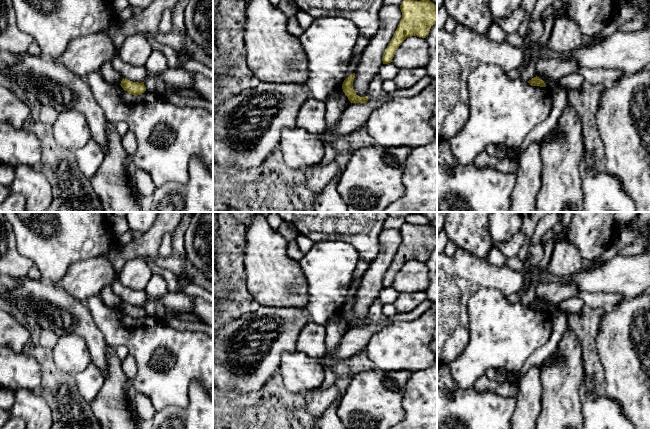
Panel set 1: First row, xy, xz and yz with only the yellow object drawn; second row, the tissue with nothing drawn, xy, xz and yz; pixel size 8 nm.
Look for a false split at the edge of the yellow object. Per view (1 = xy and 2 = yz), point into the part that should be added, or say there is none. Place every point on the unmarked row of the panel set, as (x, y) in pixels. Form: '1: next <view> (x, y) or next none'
1: next none
2: next none

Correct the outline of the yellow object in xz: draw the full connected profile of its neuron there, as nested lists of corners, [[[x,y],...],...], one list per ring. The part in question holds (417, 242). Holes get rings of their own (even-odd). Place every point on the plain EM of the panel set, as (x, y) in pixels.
[[[405,223],[400,233],[401,245],[382,281],[383,288],[392,286],[401,267],[411,260],[426,262],[432,249],[437,247],[437,230],[429,223],[414,225]]]

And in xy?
[[[123,302],[120,309],[125,315],[136,321],[146,315],[144,306],[138,307]]]

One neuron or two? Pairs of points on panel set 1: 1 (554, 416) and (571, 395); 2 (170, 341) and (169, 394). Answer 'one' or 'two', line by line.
1: one
2: one

